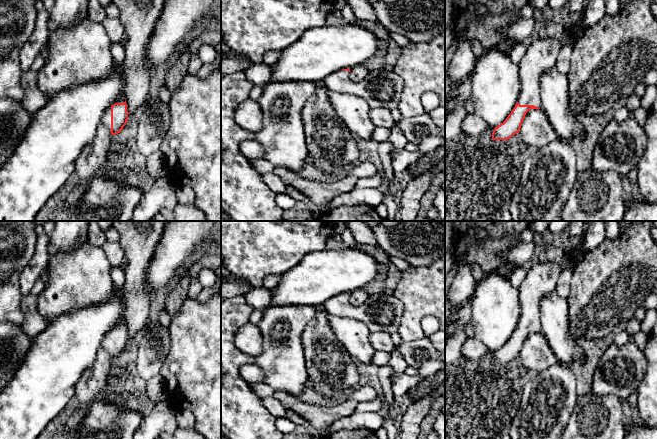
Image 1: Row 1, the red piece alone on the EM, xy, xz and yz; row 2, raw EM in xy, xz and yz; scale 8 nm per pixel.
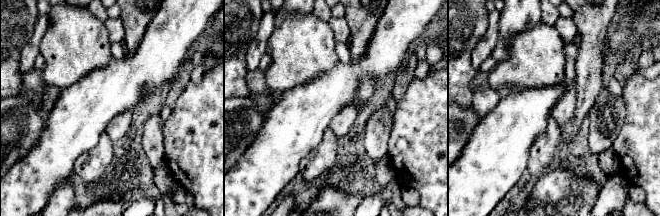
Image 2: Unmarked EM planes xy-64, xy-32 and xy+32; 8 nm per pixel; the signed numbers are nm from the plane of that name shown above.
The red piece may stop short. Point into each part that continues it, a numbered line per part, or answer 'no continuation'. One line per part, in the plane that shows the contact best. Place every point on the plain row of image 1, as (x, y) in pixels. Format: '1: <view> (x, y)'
1: xy (106, 345)

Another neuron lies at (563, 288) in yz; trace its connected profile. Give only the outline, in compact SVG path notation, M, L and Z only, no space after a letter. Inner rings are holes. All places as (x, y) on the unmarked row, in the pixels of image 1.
M567 250L567 254L569 258L566 260L566 265L561 270L555 289L557 295L564 299L568 298L571 291L571 279L578 259L577 255L571 250Z

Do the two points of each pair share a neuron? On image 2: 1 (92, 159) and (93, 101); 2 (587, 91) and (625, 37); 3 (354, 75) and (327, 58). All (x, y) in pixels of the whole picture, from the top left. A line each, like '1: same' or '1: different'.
1: different
2: different
3: different

